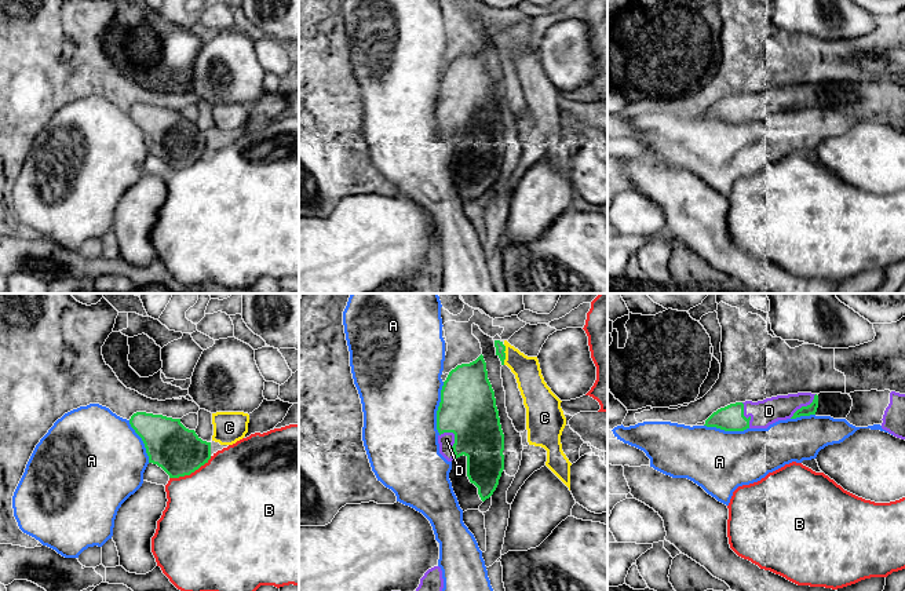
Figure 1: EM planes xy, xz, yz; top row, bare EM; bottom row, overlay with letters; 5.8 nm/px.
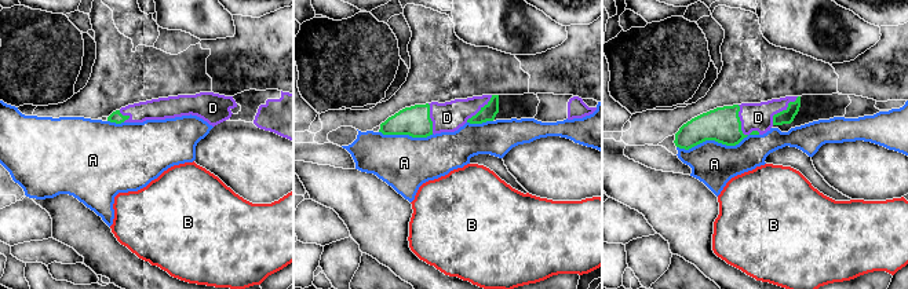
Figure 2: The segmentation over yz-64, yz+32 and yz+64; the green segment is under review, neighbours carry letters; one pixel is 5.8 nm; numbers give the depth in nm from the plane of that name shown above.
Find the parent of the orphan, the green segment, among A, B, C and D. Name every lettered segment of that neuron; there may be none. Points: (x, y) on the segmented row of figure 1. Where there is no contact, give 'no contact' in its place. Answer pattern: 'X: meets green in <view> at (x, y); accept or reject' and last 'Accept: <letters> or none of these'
A: meets green in xz at (438, 408); reject
B: meets green in xy at (190, 473); reject
C: meets green in xz at (504, 354); reject
D: meets green in xz at (455, 441); accept
Accept: D

